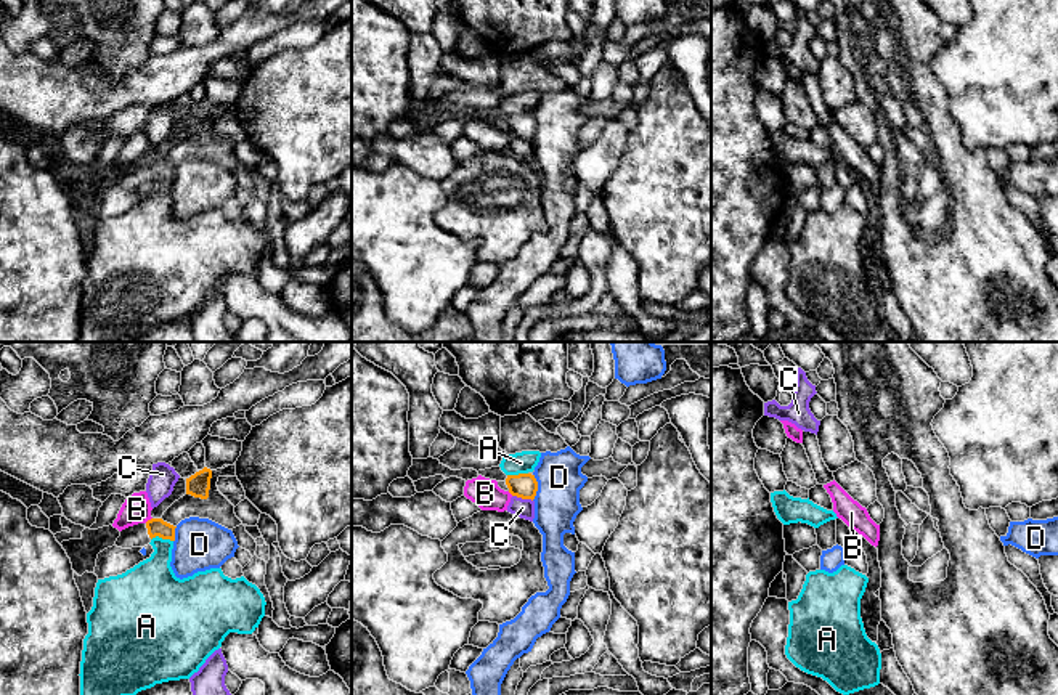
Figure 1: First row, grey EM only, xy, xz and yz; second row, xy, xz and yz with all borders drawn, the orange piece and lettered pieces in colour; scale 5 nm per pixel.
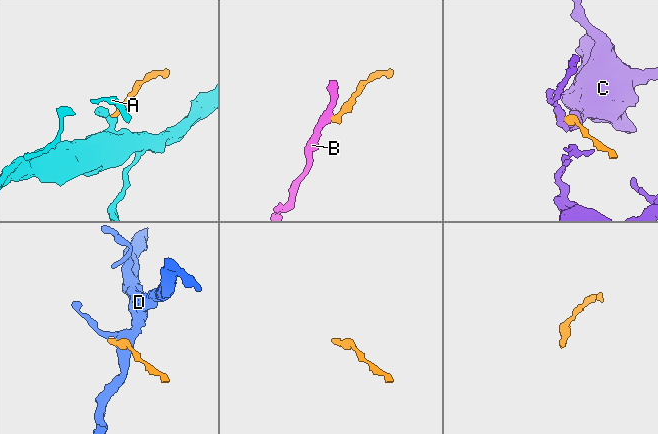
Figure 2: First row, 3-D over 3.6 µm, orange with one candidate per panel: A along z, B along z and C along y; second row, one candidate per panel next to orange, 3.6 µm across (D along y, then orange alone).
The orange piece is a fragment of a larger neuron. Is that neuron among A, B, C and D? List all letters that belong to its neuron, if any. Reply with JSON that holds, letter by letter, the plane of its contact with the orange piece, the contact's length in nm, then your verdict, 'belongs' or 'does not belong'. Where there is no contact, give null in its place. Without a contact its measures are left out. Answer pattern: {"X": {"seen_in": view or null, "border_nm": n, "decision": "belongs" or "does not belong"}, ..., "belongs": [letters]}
{"A": {"seen_in": "xy", "border_nm": 110, "decision": "does not belong"}, "B": {"seen_in": "xy", "border_nm": 50, "decision": "does not belong"}, "C": {"seen_in": "xz", "border_nm": 110, "decision": "does not belong"}, "D": {"seen_in": "xz", "border_nm": 140, "decision": "does not belong"}, "belongs": []}

